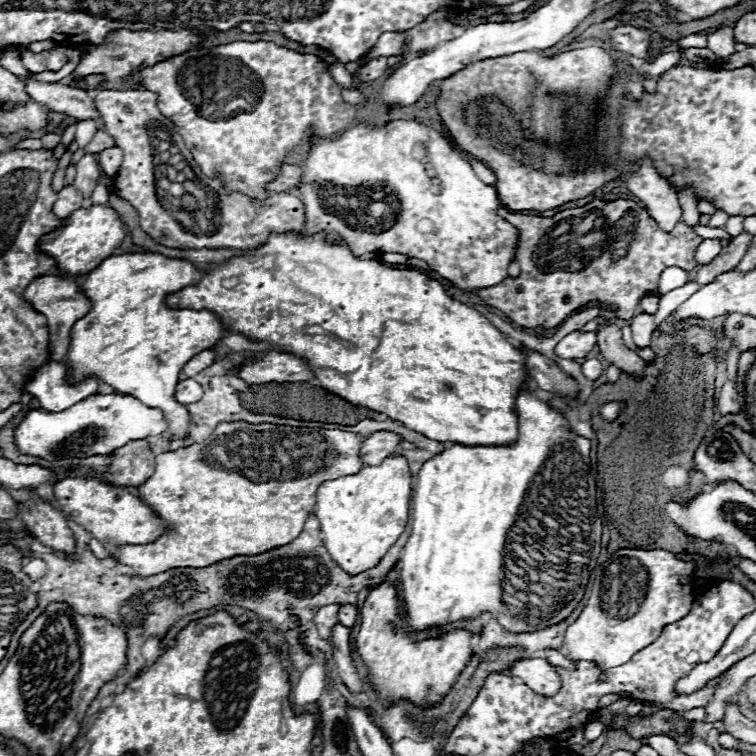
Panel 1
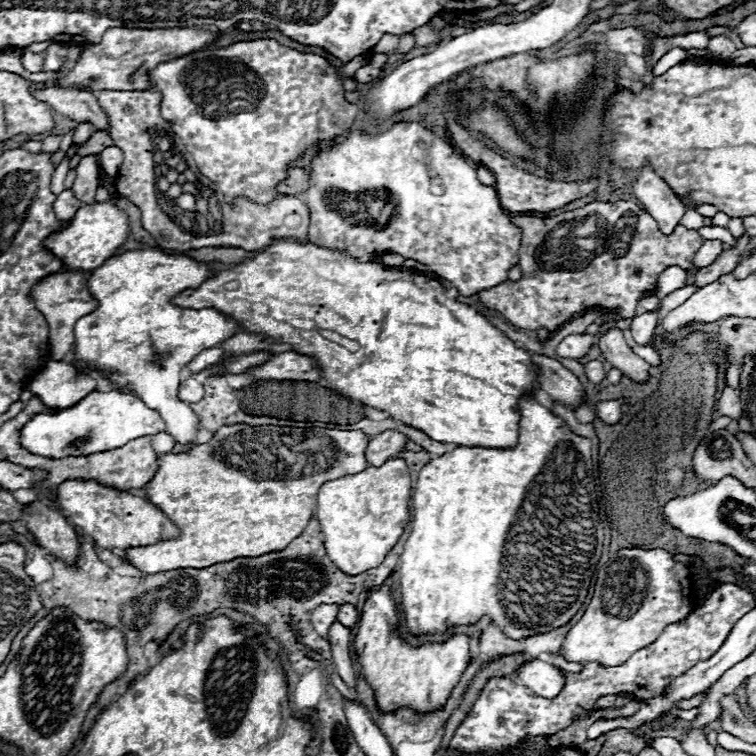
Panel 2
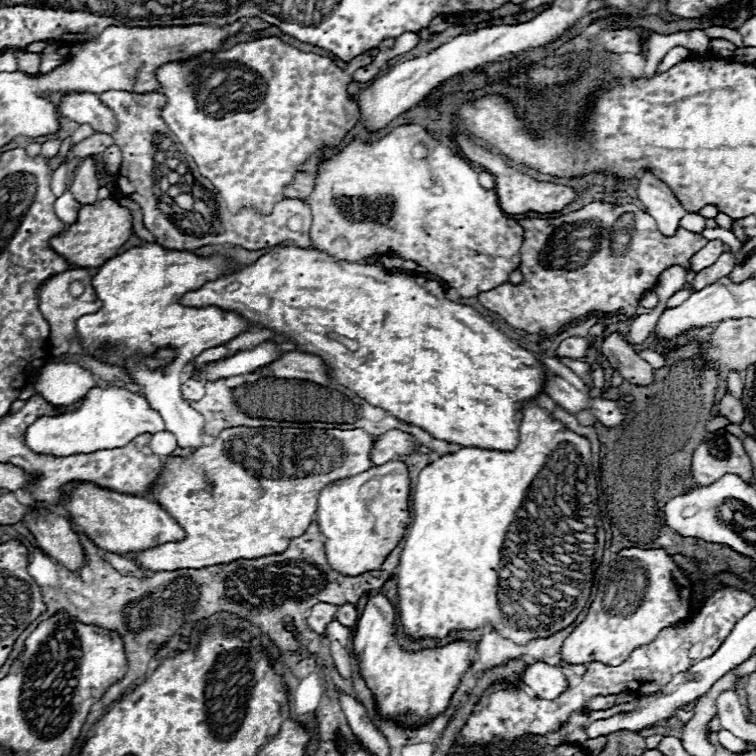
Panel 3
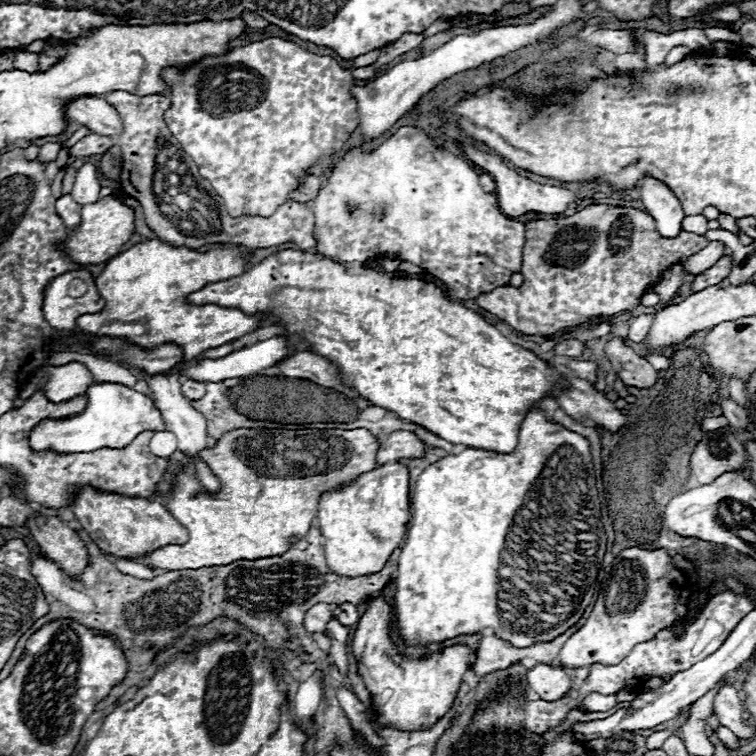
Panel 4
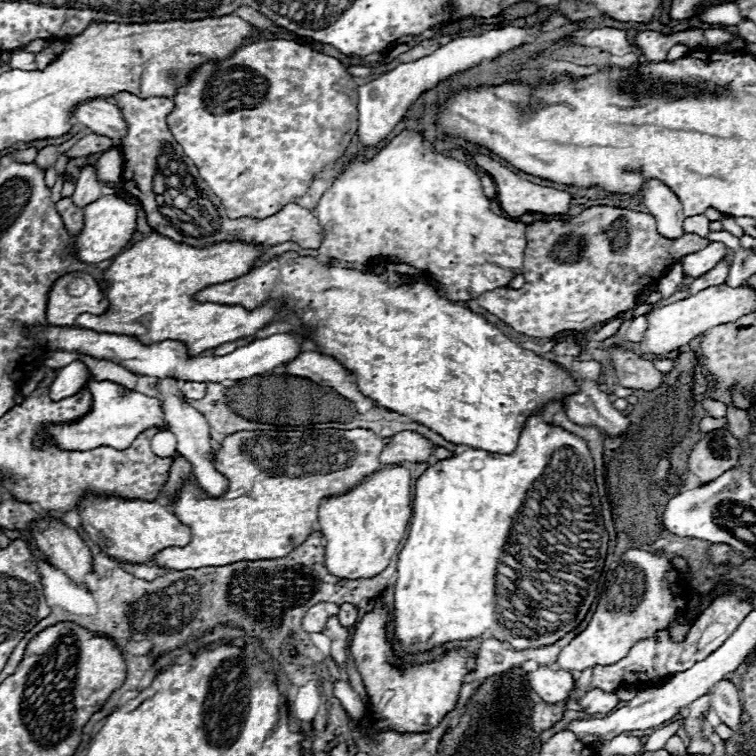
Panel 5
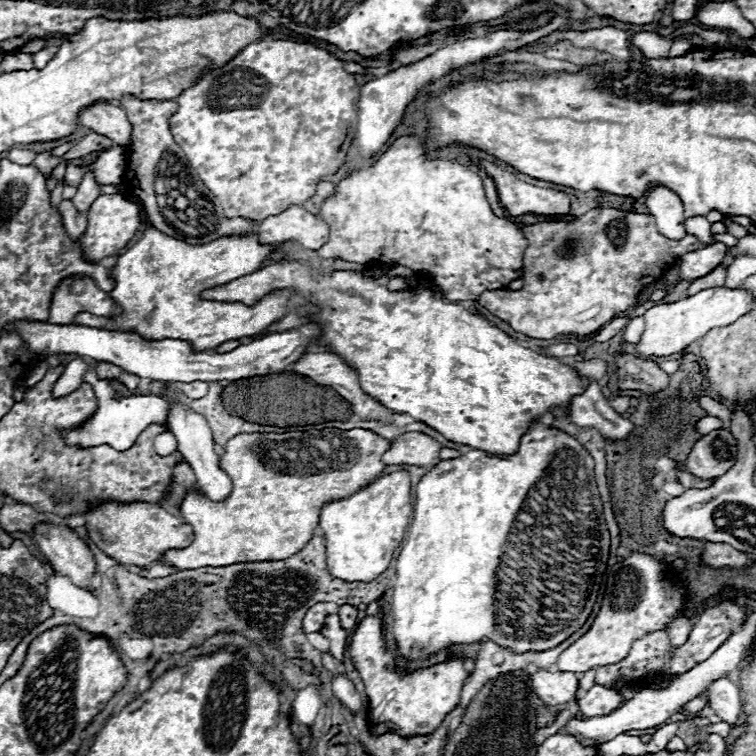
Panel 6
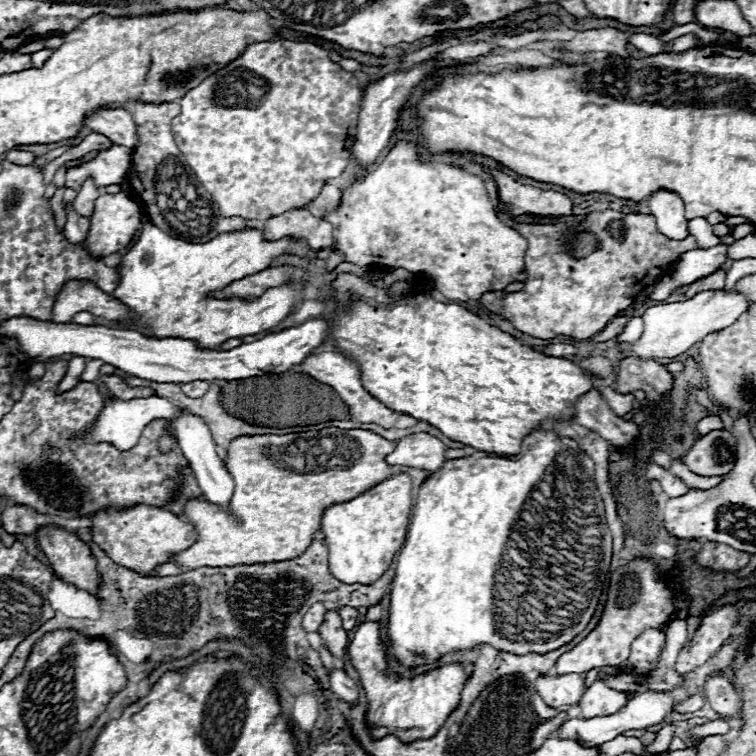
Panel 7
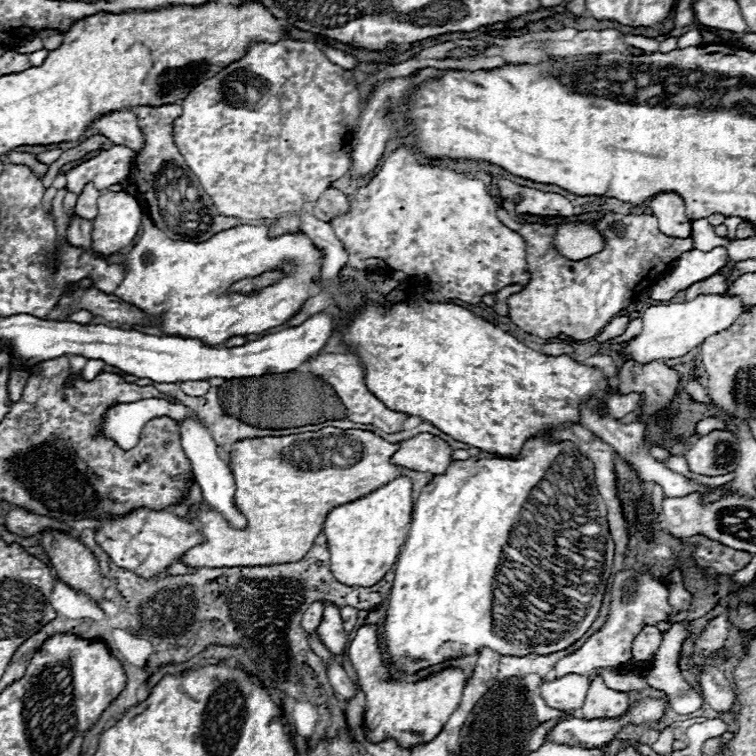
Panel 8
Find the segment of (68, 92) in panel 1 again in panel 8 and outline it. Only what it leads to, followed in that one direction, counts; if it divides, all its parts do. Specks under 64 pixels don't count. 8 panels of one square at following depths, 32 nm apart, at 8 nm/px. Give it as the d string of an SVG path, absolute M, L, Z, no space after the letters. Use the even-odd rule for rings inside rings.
M122 110L122 112L106 114L100 120L96 120L92 124L92 128L100 130L114 144L128 146L136 154L144 148L144 134L140 130L140 124L138 124L138 118L134 112Z

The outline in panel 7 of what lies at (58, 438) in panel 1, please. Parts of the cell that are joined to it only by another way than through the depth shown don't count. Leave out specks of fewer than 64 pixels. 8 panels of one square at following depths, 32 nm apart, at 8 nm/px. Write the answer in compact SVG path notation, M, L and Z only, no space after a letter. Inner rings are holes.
M90 360L86 364L86 372L82 372L82 380L84 382L94 382L98 378L98 374L100 374L100 366L102 364L104 364L102 360ZM158 396L136 398L136 400L128 400L128 402L112 400L112 402L108 402L108 404L104 406L102 414L98 416L96 426L94 426L92 432L86 436L86 440L88 440L88 442L102 442L102 440L104 440L104 442L114 444L118 450L130 450L130 448L138 442L138 438L140 438L140 434L142 434L142 430L144 430L144 426L146 426L148 422L158 420L158 418L176 418L180 412L182 412L180 406L174 406L174 404L168 402L166 398L158 398Z

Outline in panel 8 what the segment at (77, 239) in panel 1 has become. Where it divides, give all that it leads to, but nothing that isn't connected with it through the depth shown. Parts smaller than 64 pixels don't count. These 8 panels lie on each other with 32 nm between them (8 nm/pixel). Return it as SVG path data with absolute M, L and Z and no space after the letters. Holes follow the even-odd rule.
M104 192L98 198L98 216L94 218L92 248L104 256L128 246L142 224L144 210L128 192Z

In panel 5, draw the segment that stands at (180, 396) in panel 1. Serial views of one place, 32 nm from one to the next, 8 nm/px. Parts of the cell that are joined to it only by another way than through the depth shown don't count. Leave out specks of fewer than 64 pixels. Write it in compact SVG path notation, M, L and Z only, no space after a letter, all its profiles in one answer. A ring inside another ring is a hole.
M180 382L180 392L190 400L200 400L206 394L206 382Z

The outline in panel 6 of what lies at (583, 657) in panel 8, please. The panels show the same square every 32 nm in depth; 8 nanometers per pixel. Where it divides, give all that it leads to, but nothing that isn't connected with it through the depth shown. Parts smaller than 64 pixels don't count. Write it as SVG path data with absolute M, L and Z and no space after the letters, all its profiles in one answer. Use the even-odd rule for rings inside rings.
M636 552L620 564L608 564L604 578L610 588L606 588L606 594L600 602L600 612L594 618L592 628L560 654L556 662L558 672L582 674L596 666L622 662L628 656L634 640L638 640L646 632L664 630L682 608L684 588L676 584L678 580L664 568L664 564L648 554Z

